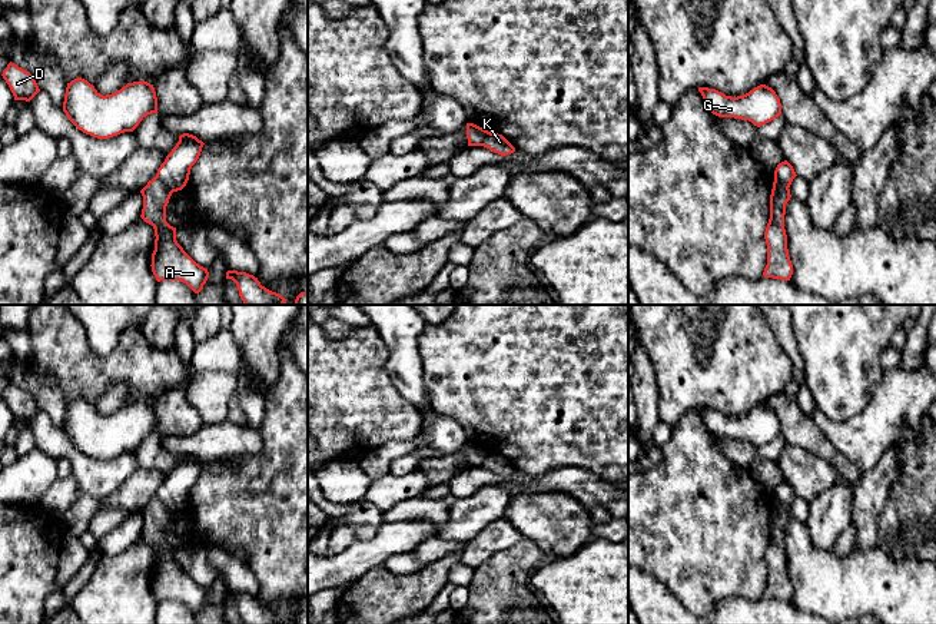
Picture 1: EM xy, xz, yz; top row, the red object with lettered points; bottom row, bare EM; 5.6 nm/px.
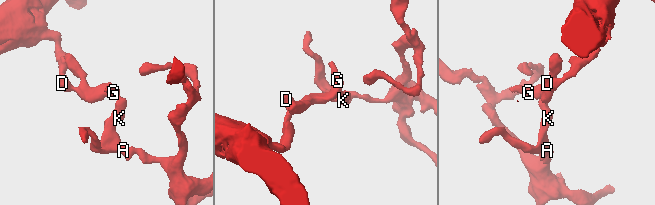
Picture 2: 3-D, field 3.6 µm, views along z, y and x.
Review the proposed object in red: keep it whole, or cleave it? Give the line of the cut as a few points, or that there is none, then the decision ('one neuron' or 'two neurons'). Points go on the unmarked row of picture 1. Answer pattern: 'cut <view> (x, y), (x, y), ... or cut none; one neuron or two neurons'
cut xy (156, 495), (172, 513); two neurons

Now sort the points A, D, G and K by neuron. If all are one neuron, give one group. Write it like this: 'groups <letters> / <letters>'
groups A / D G K

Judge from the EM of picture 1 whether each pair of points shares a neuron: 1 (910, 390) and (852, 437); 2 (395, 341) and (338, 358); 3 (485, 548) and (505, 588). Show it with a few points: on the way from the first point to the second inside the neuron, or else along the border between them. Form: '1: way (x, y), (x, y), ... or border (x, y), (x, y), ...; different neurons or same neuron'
1: way (896, 404), (866, 434); same neuron
2: border (372, 324), (387, 348), (387, 372), (391, 377); different neurons
3: border (518, 540), (494, 553), (474, 570); different neurons

